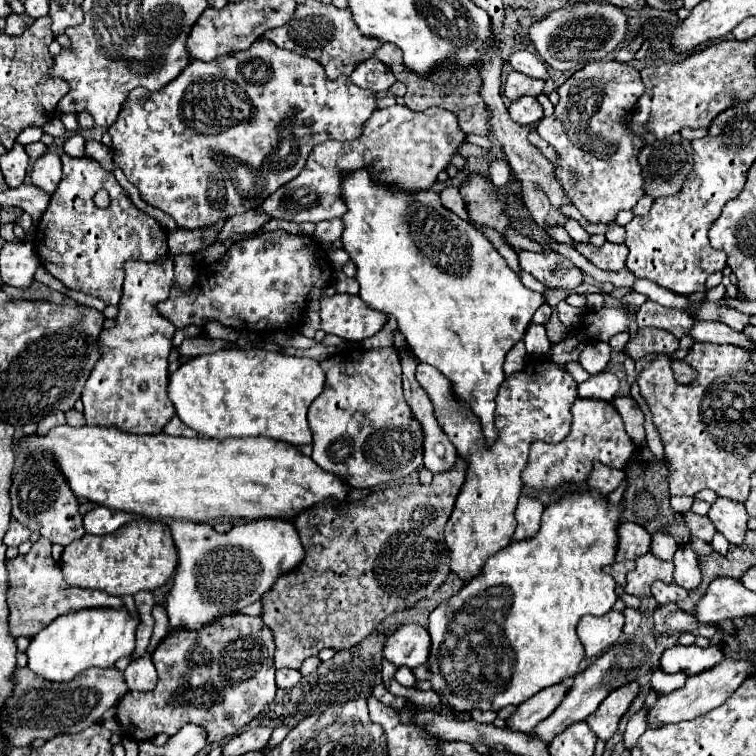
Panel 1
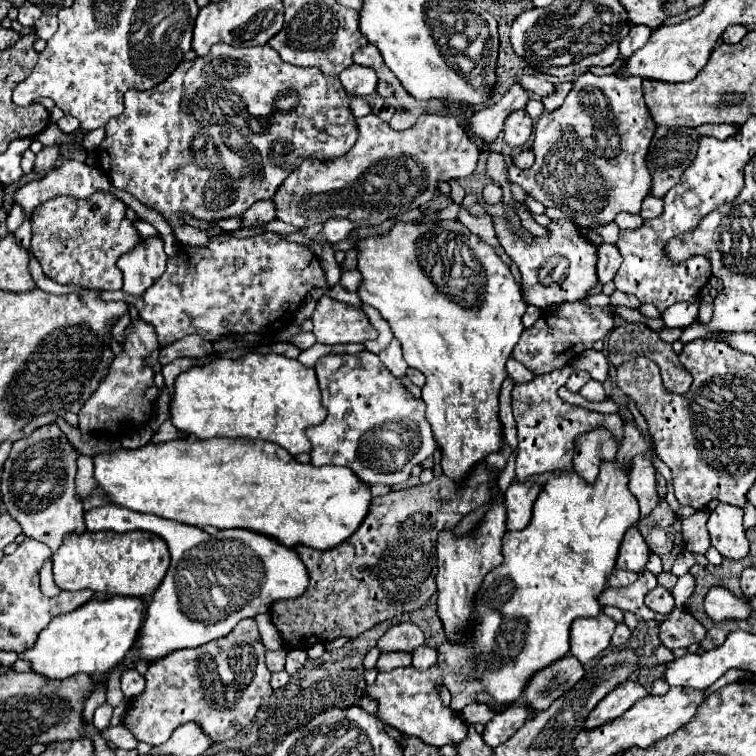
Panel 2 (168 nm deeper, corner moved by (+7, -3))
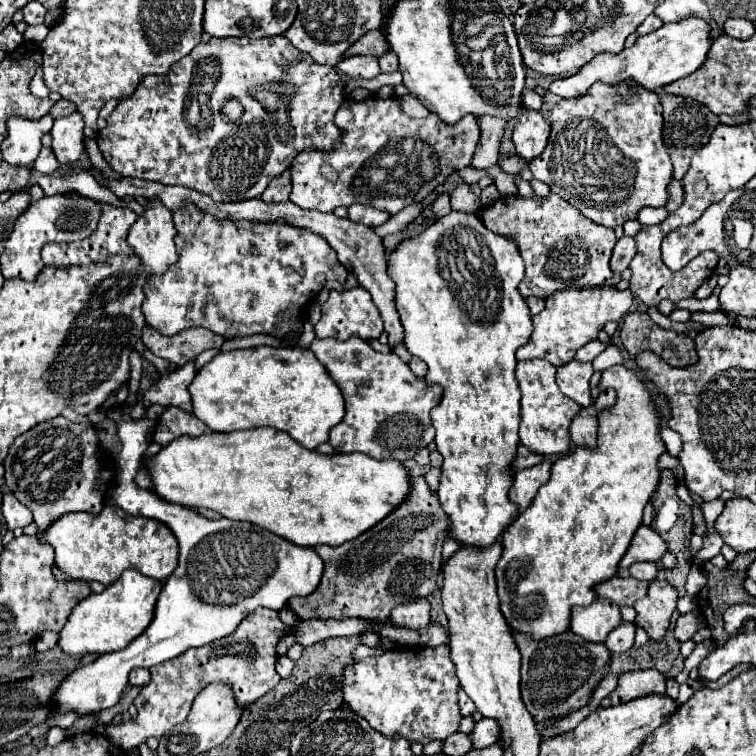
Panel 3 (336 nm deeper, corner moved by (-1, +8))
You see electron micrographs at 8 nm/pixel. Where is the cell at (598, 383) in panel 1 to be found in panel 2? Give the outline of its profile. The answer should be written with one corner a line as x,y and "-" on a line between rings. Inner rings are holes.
590,379
582,389
580,389
580,395
586,399
586,401
604,401
606,399
606,393
604,393
604,387
602,383

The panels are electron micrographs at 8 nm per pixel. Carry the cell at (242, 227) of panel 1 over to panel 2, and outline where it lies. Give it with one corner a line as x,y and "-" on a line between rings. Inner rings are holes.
272,201
254,203
254,207
250,207
250,211
246,211
242,215
242,227
262,227
262,225
270,223
272,219
276,219

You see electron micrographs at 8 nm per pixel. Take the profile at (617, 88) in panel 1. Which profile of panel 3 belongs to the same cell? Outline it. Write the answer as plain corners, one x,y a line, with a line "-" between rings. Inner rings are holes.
594,84
590,94
582,98
560,100
552,108
550,144
542,156
530,162
530,170
536,180
548,184
550,192
562,196
594,224
606,228
616,228
618,224
636,220
638,212
646,206
664,206
668,202
672,162
662,142
662,104
656,92
642,92
642,88
638,88
638,92
632,94
626,84
622,84
622,88

